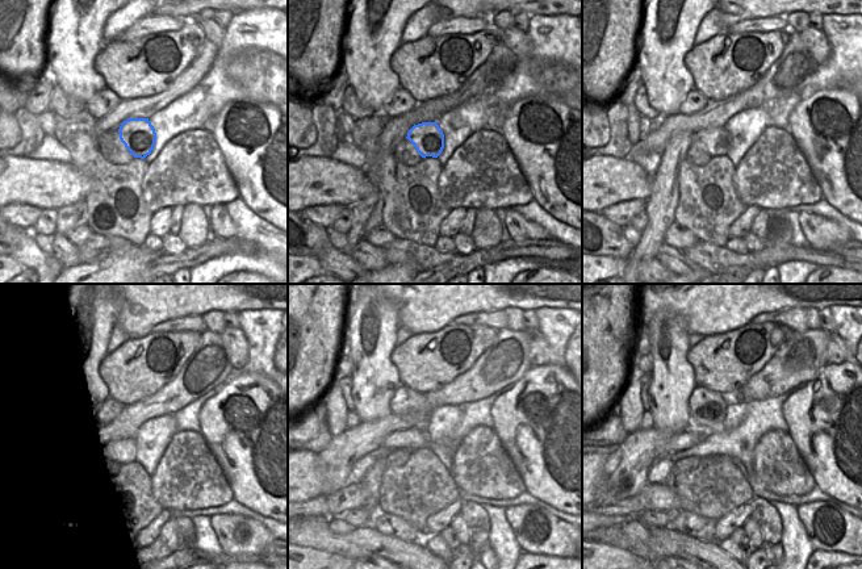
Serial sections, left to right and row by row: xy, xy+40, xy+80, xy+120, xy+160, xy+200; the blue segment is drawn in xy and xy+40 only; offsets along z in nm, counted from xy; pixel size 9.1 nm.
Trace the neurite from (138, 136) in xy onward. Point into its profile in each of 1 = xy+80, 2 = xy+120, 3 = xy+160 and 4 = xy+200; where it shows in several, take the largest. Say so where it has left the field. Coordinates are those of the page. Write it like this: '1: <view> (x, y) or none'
1: xy+80 (718, 141)
2: xy+120 (109, 436)
3: xy+160 (408, 438)
4: xy+200 (683, 440)

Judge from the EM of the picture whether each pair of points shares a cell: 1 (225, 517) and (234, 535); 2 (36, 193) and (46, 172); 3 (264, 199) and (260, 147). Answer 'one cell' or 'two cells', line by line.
1: one cell
2: one cell
3: one cell

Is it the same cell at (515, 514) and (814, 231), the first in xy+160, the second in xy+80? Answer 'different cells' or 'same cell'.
same cell

